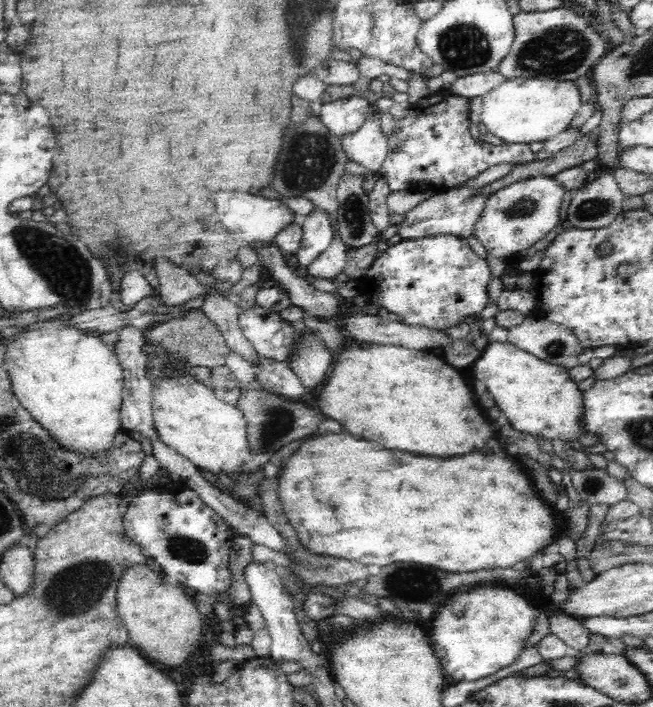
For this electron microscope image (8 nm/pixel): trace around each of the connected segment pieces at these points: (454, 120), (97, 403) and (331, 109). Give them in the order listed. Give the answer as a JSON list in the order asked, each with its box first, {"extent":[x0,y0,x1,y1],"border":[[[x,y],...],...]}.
[{"extent":[376,95,538,191],"border":[[[456,95],[444,96],[440,102],[428,107],[411,106],[410,113],[397,120],[394,132],[388,135],[387,157],[376,173],[390,185],[392,191],[418,189],[422,182],[427,182],[430,187],[445,189],[477,177],[481,172],[494,165],[524,165],[536,161],[538,155],[532,151],[530,145],[508,143],[494,146],[494,144],[472,138],[469,131],[469,111],[470,99]]]},{"extent":[1,314,124,450],"border":[[[62,314],[19,327],[20,332],[3,338],[5,349],[1,366],[8,373],[13,393],[20,404],[69,450],[108,450],[118,428],[122,428],[119,414],[124,390],[124,369],[115,350],[92,332],[80,329],[68,319],[64,320]]]},{"extent":[320,95,368,137],"border":[[[358,95],[322,103],[320,118],[337,137],[358,130],[368,114],[368,102]]]}]

